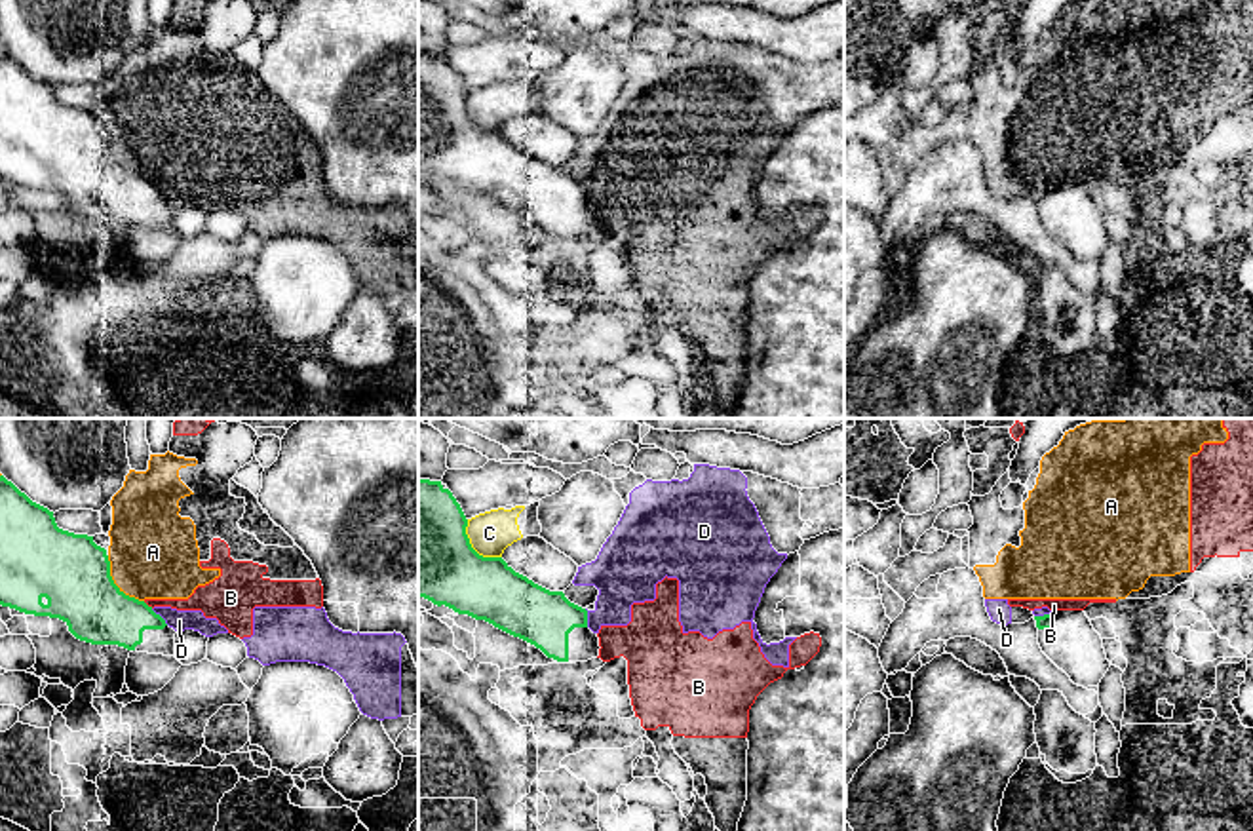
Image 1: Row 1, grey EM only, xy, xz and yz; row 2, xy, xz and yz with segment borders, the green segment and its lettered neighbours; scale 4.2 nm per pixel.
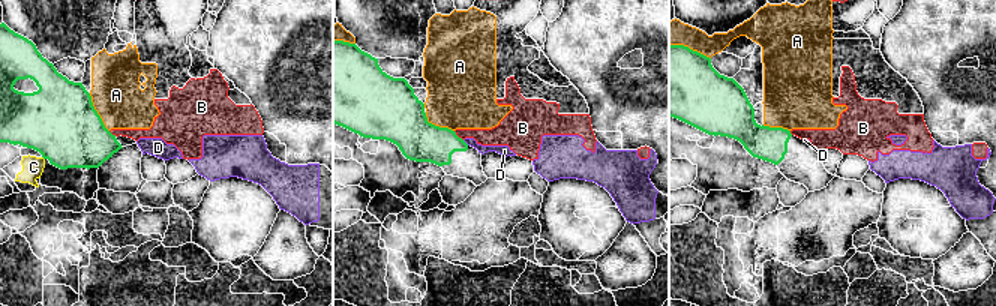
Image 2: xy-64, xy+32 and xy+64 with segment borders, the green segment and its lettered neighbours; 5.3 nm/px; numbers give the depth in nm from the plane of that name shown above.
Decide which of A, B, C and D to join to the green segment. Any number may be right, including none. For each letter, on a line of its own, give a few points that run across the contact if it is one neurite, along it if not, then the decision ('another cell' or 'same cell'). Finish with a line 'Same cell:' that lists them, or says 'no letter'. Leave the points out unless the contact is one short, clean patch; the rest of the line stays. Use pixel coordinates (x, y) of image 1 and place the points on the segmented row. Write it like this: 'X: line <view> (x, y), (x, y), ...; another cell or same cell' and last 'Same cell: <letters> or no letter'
A: another cell
B: another cell
C: another cell
D: line xy (151, 609), (168, 624); another cell
Same cell: no letter

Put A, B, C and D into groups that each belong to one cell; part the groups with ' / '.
A / B D / C

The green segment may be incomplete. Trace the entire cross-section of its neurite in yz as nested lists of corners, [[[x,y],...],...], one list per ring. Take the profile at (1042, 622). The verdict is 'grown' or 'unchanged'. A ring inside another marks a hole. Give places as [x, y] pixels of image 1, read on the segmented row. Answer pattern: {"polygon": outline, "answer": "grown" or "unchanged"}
{"polygon": [[[1084,610],[1034,616],[1042,652],[1078,686],[1099,686],[1110,667],[1103,639]]], "answer": "grown"}

